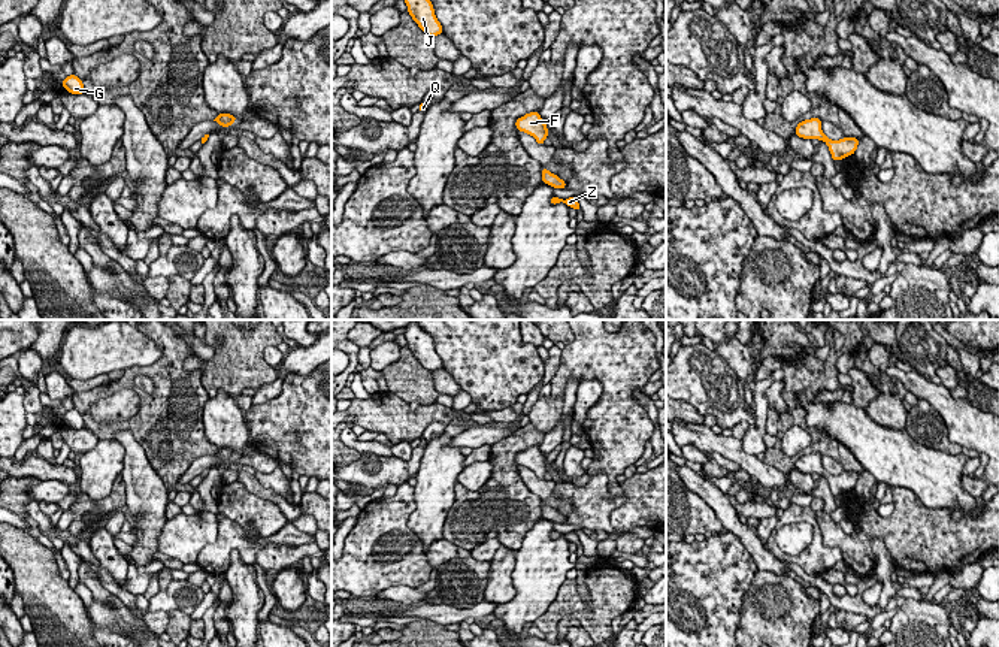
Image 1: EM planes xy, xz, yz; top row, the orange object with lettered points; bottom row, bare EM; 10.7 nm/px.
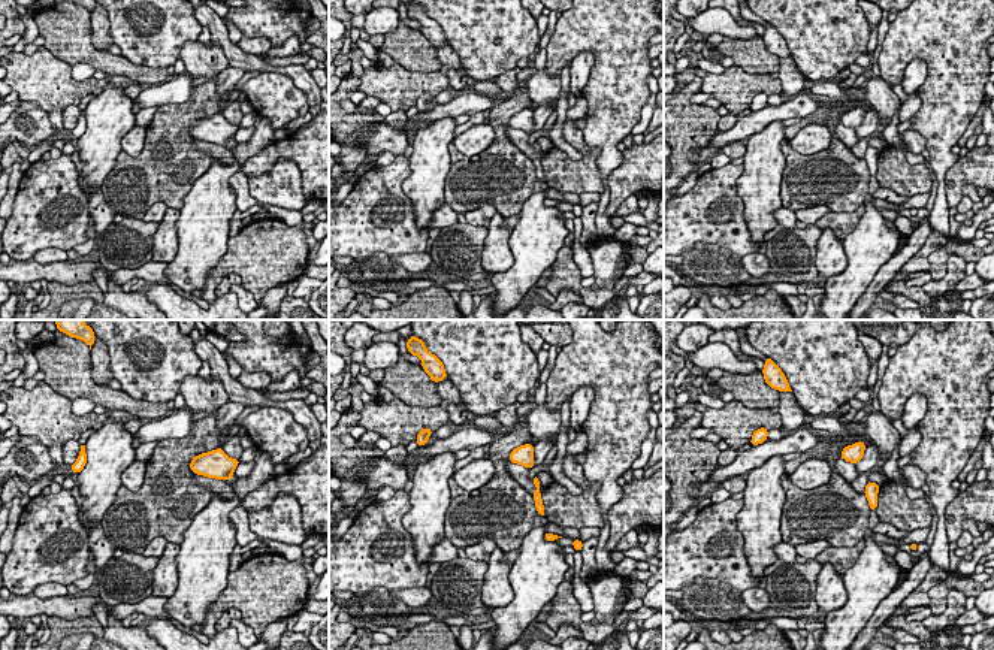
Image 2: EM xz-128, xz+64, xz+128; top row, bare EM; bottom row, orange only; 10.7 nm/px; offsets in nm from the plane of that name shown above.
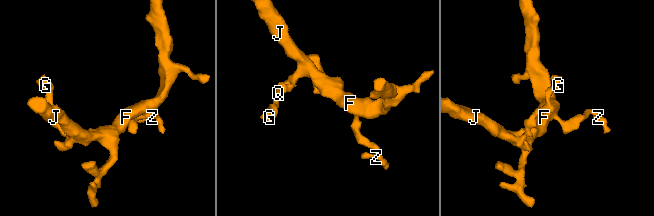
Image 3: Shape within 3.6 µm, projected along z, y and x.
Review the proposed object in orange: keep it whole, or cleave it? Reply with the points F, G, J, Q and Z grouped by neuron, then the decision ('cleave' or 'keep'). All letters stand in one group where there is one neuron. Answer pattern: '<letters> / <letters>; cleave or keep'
F G J Q Z; keep

